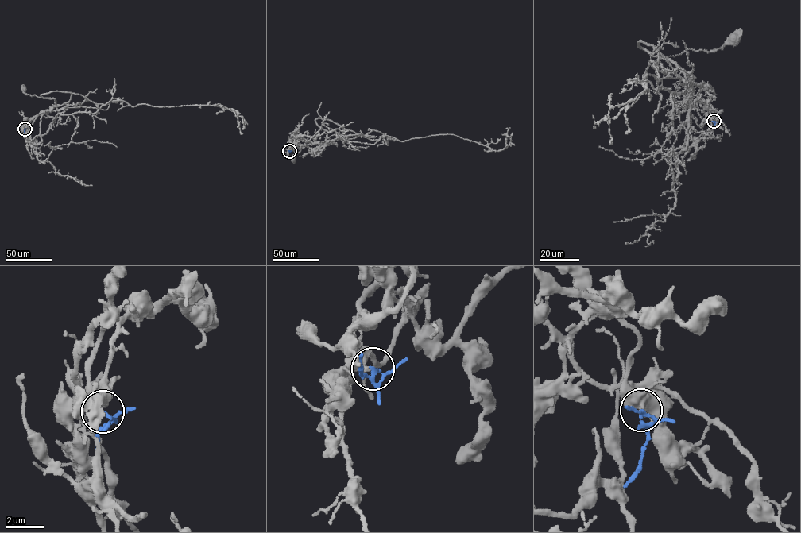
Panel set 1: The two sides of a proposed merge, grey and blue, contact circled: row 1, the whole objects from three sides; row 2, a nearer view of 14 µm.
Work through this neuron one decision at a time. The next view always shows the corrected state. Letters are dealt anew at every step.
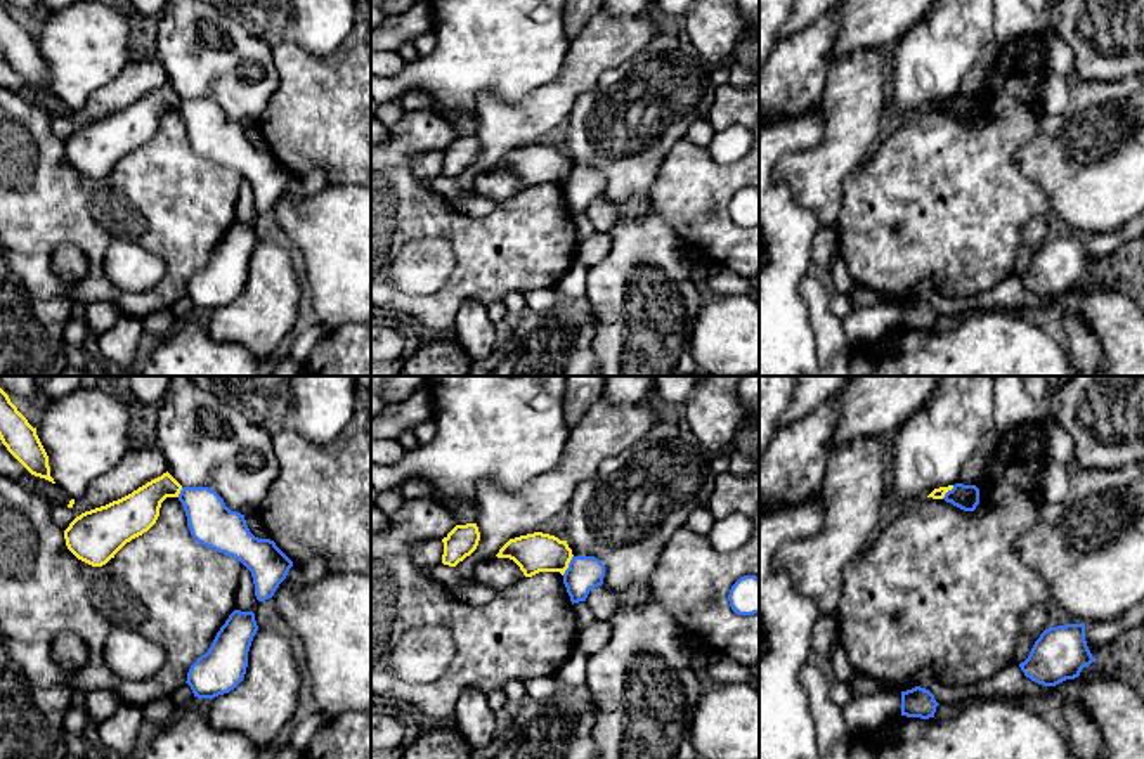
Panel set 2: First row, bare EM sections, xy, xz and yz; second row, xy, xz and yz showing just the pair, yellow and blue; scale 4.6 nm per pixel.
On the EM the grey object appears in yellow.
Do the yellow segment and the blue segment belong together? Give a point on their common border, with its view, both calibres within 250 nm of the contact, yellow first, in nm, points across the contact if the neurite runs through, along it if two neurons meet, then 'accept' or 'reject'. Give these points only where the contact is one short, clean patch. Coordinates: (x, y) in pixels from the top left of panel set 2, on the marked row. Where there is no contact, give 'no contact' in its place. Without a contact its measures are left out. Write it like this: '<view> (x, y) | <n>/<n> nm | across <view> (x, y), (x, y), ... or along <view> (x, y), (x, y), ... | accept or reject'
xz (567, 565) | 180/160 nm | along xz (572, 555), (562, 574) | reject

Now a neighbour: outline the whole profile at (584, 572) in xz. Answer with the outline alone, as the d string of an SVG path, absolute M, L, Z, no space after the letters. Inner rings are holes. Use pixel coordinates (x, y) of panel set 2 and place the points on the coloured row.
M572 556L563 584L572 605L586 601L591 589L603 584L605 565L595 556Z

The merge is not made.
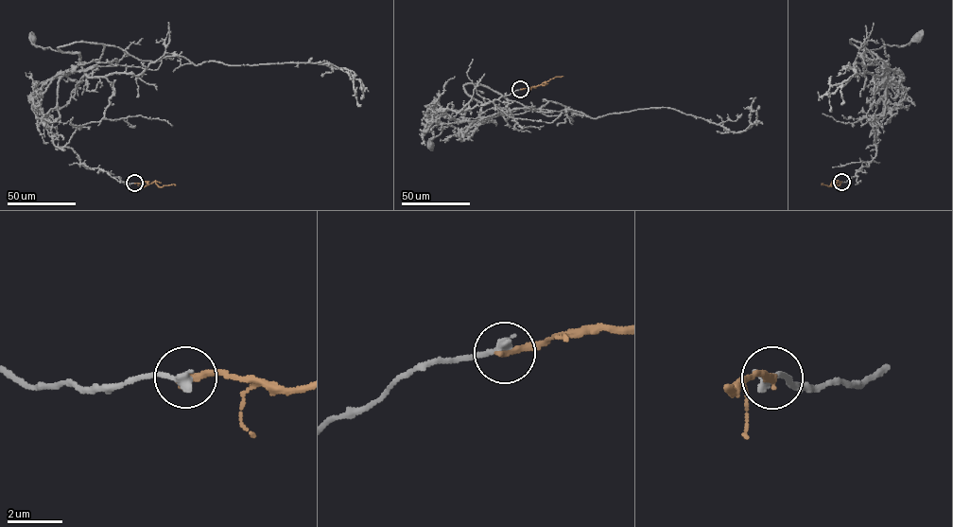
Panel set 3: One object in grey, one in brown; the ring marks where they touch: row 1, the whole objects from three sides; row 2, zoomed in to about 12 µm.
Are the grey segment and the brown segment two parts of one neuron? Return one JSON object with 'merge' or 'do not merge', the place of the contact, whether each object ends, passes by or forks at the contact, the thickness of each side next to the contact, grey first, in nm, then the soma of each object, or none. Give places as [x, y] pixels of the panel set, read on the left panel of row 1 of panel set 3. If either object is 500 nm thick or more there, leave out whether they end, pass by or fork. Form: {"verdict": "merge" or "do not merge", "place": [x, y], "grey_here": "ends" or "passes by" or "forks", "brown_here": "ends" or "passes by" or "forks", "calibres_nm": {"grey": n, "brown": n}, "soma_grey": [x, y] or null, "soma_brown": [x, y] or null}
{"verdict": "do not merge", "place": [134, 183], "grey_here": "ends", "brown_here": "ends", "calibres_nm": {"grey": 360, "brown": 280}, "soma_grey": [33, 39], "soma_brown": null}

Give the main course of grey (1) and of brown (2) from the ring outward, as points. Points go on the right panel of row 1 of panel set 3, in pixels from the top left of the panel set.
1: (841, 182), (875, 156), (877, 120), (884, 114), (889, 75), (886, 64), (867, 49), (903, 46), (917, 37)
2: (841, 182), (834, 181), (829, 186), (821, 184)

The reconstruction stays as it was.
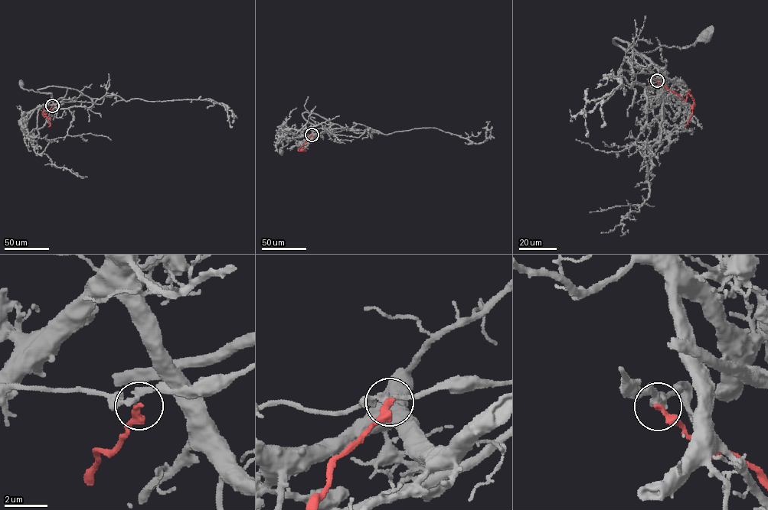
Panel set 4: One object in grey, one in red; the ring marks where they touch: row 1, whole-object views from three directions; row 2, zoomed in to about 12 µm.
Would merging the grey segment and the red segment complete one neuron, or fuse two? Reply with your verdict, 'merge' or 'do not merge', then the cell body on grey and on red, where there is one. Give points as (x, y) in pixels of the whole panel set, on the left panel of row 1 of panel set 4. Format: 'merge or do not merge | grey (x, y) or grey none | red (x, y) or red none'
do not merge | grey (21, 84) | red none

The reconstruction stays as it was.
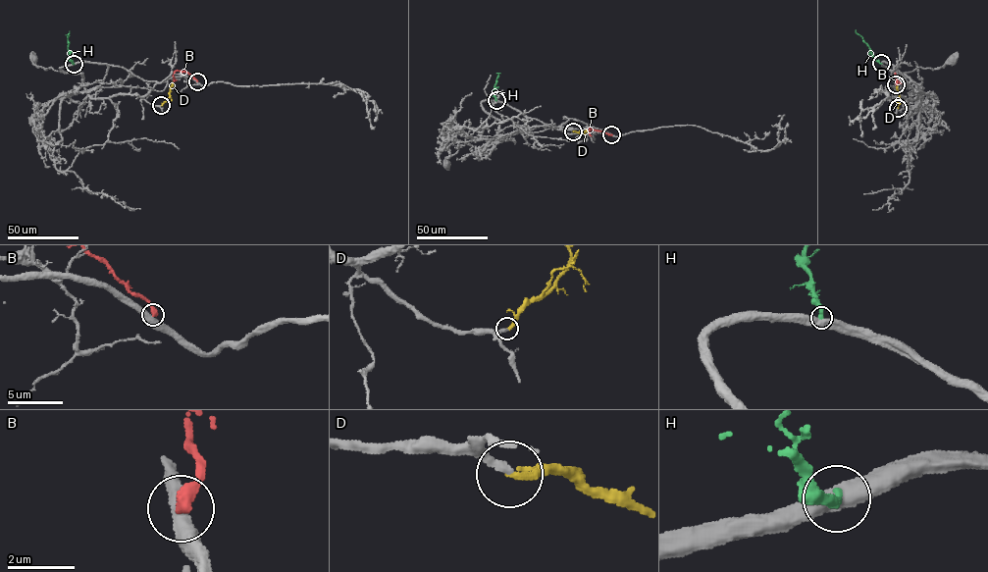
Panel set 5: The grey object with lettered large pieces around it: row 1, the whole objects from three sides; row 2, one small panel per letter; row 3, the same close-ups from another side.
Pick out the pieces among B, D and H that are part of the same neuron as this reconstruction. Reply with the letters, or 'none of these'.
D

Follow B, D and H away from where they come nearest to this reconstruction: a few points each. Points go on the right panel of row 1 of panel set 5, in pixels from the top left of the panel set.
B: (896, 84), (895, 73), (894, 78), (901, 83)
D: (898, 108), (897, 84)
H: (881, 63), (856, 30)

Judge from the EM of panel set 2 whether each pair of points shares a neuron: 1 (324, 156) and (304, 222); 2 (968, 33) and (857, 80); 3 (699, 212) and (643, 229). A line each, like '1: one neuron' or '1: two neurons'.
1: two neurons
2: two neurons
3: two neurons

